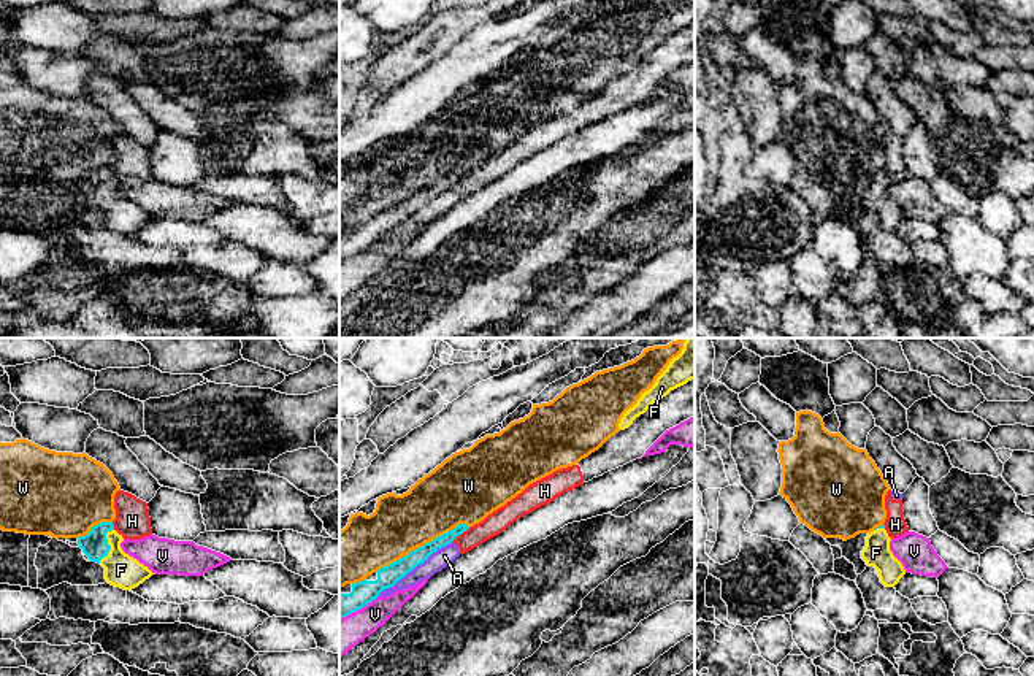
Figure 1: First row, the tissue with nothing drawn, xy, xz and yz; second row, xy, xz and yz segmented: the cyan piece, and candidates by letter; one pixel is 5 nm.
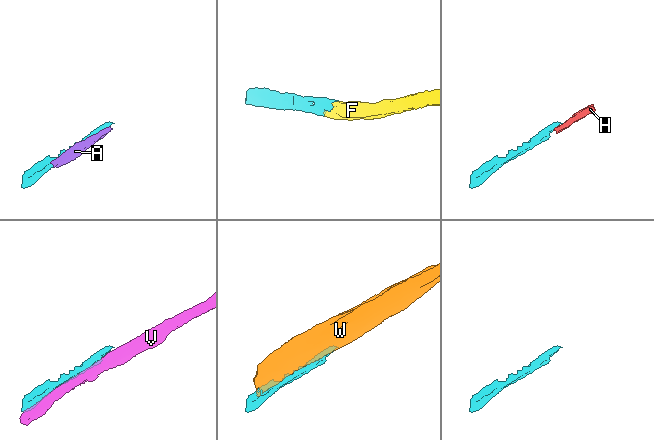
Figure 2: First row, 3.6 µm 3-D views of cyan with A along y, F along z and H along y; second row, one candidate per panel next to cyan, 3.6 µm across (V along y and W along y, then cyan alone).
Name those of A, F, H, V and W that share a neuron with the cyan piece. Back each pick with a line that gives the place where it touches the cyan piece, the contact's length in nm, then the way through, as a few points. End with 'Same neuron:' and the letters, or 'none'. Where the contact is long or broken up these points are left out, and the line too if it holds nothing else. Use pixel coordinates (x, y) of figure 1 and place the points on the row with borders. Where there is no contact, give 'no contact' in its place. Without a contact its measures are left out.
F: xy (108, 545) | 190 nm | across xy (94, 545), (108, 545), (110, 556), (121, 570)
Same neuron: F

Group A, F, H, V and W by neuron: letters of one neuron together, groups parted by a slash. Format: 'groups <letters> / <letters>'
groups A H / F / V / W

